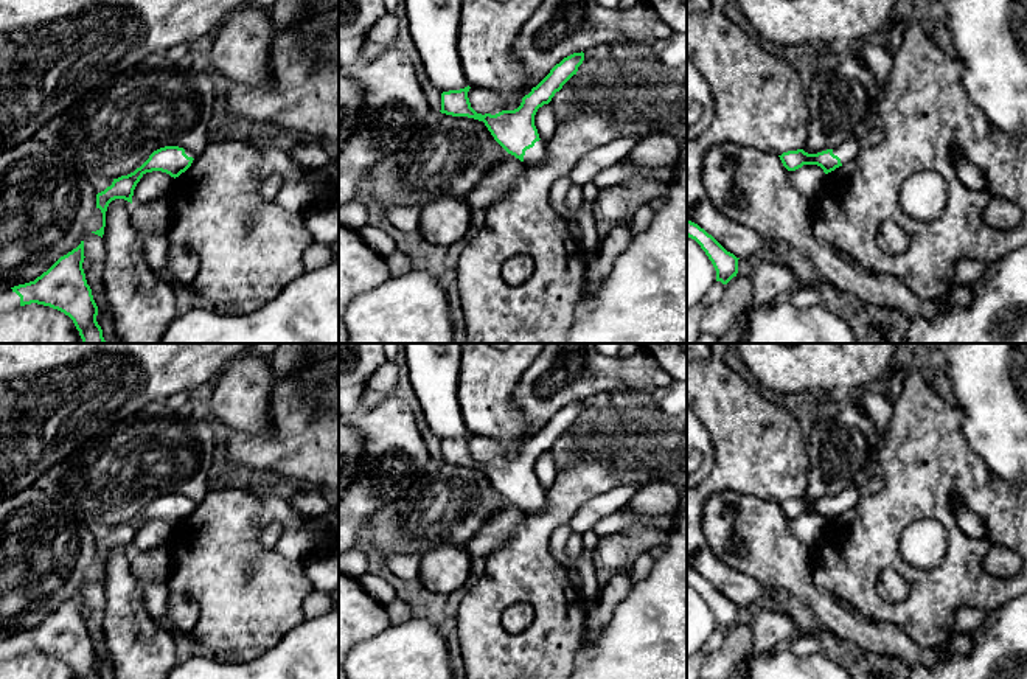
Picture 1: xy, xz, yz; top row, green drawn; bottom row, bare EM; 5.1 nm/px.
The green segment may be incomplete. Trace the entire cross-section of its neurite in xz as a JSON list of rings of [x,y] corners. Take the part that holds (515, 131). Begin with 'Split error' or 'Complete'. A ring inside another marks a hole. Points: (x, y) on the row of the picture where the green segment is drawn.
Split error. [[[573,53],[556,64],[550,73],[522,98],[514,110],[502,110],[496,115],[477,113],[469,103],[469,85],[460,90],[441,93],[441,113],[452,117],[468,117],[483,121],[494,140],[525,166],[545,162],[544,141],[534,126],[534,115],[539,107],[548,104],[556,92],[578,71],[584,61],[584,53]]]

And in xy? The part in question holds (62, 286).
Split error. [[[81,241],[34,281],[0,291],[0,312],[31,303],[50,306],[73,320],[82,343],[106,343],[96,322],[98,306],[82,269],[84,258]]]

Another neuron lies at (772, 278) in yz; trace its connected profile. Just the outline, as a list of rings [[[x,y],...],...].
[[[755,258],[755,267],[749,278],[754,284],[754,294],[749,305],[730,323],[727,333],[718,343],[738,343],[750,314],[761,305],[780,300],[782,297],[794,297],[805,289],[794,275],[785,258]]]

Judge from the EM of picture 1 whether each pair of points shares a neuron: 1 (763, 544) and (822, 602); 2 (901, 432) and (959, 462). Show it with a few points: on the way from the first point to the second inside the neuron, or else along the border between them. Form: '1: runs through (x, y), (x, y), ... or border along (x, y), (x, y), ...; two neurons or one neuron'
1: runs through (777, 558), (808, 589); one neuron
2: runs through (915, 442), (936, 462), (945, 462); one neuron

